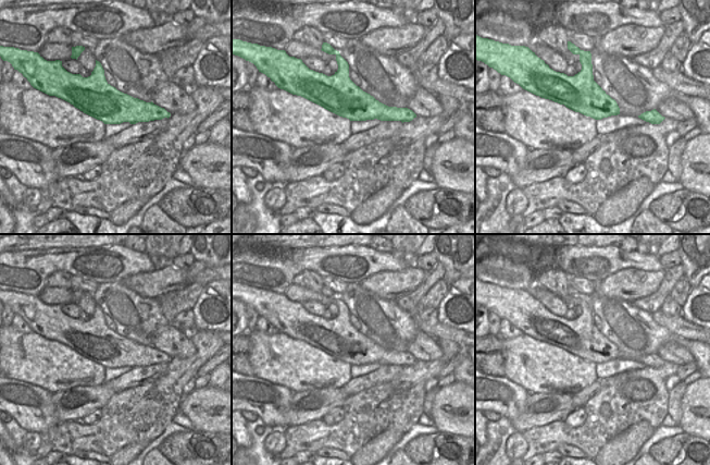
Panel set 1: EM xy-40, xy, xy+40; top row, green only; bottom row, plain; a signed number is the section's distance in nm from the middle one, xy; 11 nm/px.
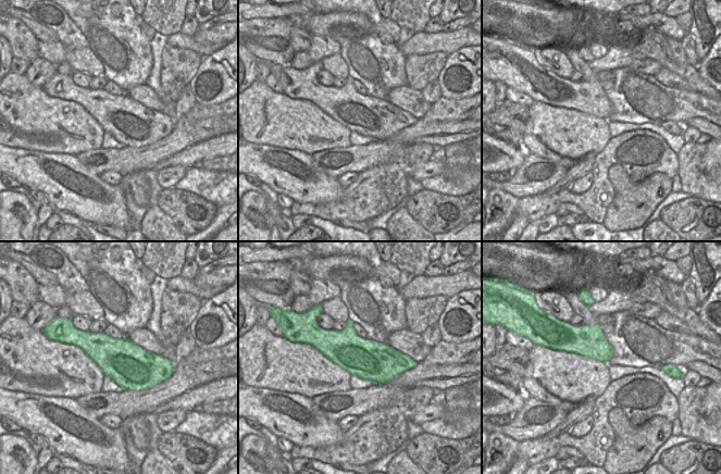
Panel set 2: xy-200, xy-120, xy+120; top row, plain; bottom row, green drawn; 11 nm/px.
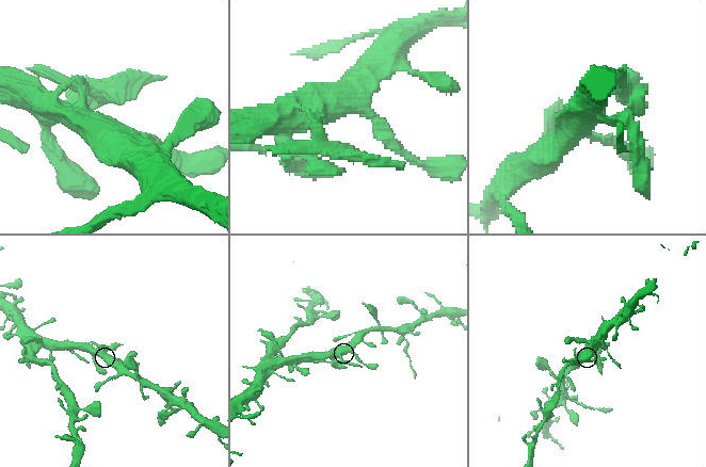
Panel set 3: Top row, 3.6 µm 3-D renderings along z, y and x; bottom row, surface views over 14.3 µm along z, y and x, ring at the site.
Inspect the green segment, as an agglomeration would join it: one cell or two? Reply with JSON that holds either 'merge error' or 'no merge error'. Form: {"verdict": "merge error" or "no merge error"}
{"verdict": "no merge error"}

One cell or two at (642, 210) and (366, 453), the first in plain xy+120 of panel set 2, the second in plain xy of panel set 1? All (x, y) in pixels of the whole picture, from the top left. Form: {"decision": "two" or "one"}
{"decision": "one"}

